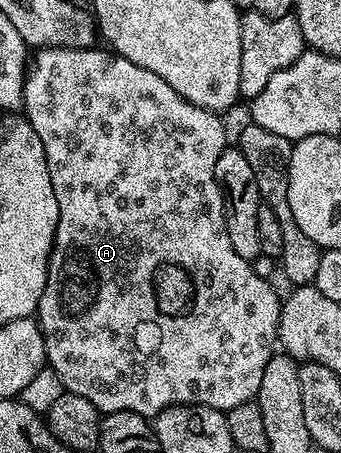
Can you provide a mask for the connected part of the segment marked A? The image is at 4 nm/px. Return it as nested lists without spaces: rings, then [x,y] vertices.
[[[100,47],[38,48],[32,53],[25,69],[25,89],[21,99],[23,115],[35,130],[35,134],[39,134],[39,142],[43,142],[43,154],[47,154],[47,170],[51,170],[51,187],[55,189],[55,202],[59,202],[59,222],[55,230],[53,249],[49,255],[49,269],[43,286],[43,294],[39,298],[35,313],[37,325],[41,328],[41,333],[45,339],[46,365],[59,378],[64,391],[87,398],[87,402],[91,402],[97,407],[98,412],[102,414],[107,412],[134,412],[140,416],[152,418],[158,416],[163,409],[170,408],[176,404],[198,404],[204,408],[214,408],[223,413],[230,412],[235,406],[243,406],[257,399],[257,391],[262,381],[263,370],[266,369],[268,360],[275,355],[275,345],[278,343],[277,327],[279,326],[283,300],[273,289],[268,279],[255,274],[250,261],[239,258],[239,254],[235,254],[235,250],[231,246],[231,238],[227,238],[225,203],[221,197],[221,188],[215,178],[215,162],[219,158],[221,151],[227,147],[225,124],[221,121],[224,119],[216,112],[208,112],[205,108],[200,108],[191,102],[187,102],[175,90],[171,90],[171,86],[167,86],[167,82],[163,82],[163,78],[159,78],[159,74],[151,74],[151,70],[143,70],[143,66],[135,66],[135,62],[117,55],[112,50],[106,50],[104,47],[101,47],[101,49]]]

